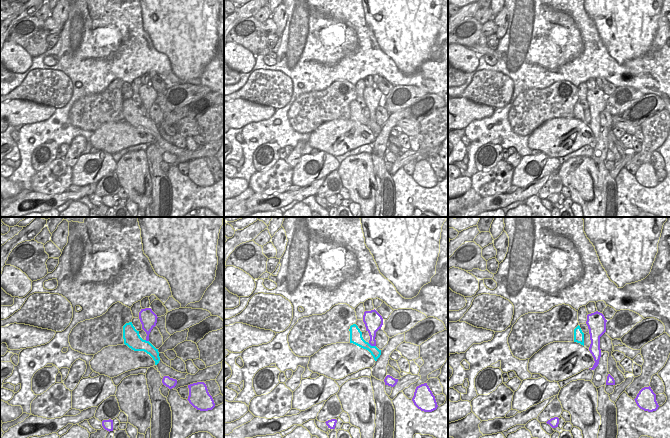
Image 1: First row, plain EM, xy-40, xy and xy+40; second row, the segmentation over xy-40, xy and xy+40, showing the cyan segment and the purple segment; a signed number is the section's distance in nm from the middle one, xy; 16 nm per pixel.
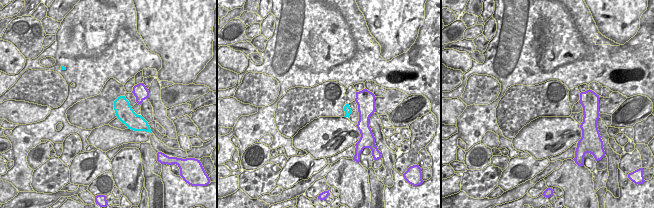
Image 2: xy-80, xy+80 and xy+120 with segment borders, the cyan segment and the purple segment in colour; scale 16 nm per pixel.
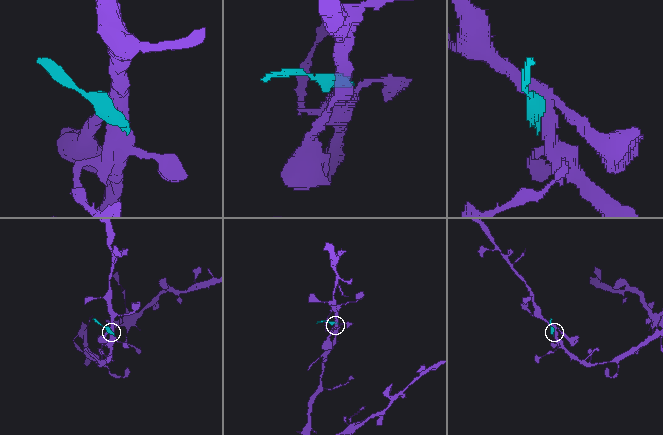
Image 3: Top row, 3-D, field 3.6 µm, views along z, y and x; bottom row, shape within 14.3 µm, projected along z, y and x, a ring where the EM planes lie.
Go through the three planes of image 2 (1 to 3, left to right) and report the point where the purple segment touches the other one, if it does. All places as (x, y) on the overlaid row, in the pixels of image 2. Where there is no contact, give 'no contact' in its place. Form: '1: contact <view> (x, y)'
1: no contact
2: no contact
3: no contact

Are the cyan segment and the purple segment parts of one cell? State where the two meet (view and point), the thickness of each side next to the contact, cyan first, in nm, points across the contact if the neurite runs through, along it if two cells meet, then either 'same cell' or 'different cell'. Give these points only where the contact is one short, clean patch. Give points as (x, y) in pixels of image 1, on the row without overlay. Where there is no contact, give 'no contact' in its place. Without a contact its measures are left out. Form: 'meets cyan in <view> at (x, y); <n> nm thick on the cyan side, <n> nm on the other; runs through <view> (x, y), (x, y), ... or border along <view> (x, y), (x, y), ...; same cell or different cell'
meets cyan in xy at (372, 122); 170 nm thick on the cyan side, 130 nm on the other; border along xy (368, 119), (375, 122); different cell

